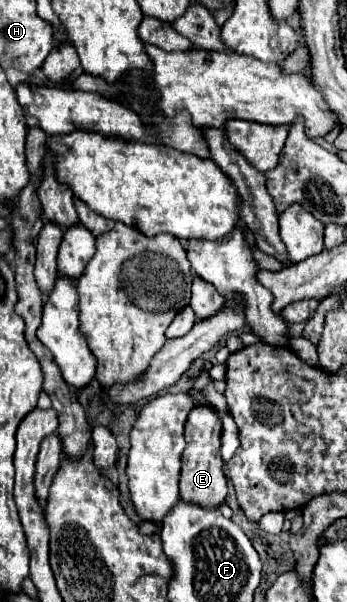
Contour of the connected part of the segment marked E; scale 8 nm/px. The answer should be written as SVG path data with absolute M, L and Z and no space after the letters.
M191 390L189 394L197 400L197 406L193 406L193 410L189 412L189 418L185 422L187 448L183 450L183 456L181 456L183 468L181 468L179 492L181 492L181 500L185 500L185 502L199 502L203 506L217 508L225 500L225 496L227 496L227 478L223 474L223 460L221 460L221 418L219 418L217 410L213 406L209 406L209 400L203 396L203 392Z

